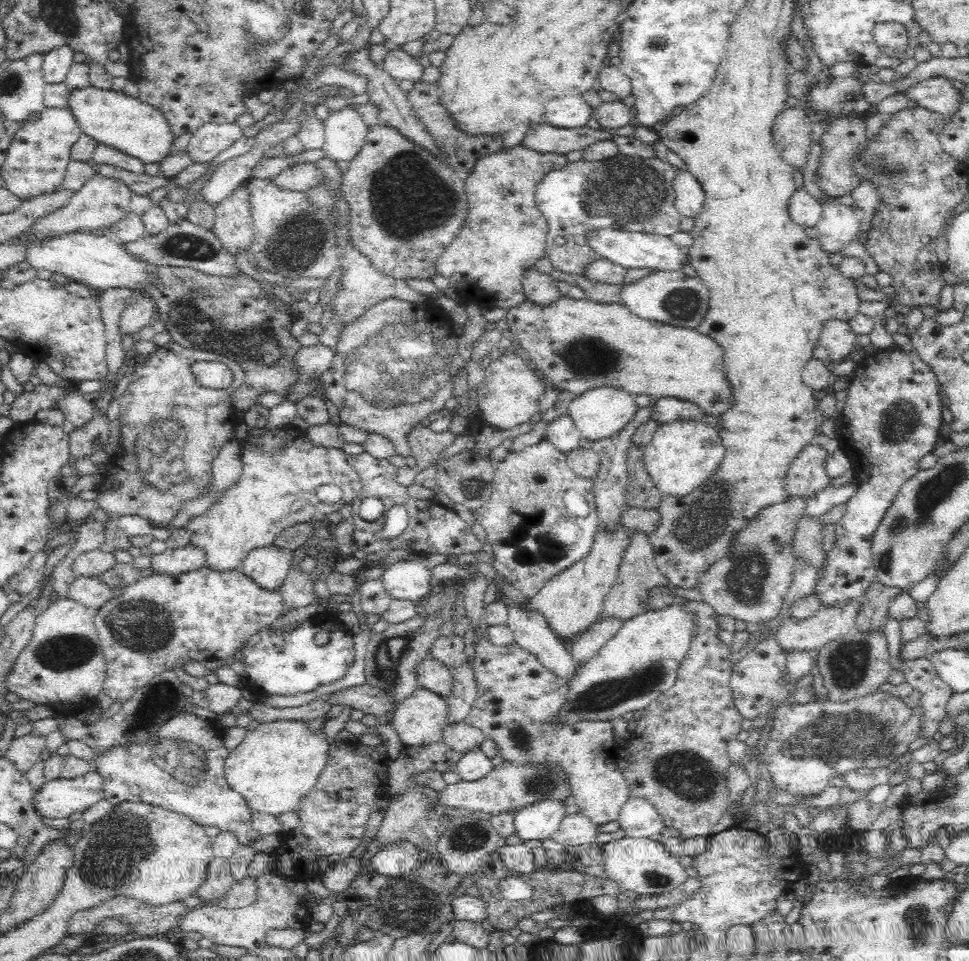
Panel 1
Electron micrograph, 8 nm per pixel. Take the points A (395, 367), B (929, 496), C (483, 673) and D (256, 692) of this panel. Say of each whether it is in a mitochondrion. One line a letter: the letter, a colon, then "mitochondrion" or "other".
A: mitochondrion
B: mitochondrion
C: other
D: other

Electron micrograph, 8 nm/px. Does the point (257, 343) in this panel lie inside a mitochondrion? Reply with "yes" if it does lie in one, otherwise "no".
yes

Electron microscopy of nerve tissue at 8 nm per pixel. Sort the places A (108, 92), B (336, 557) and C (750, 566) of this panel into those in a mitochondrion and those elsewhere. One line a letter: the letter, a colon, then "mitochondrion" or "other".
A: other
B: other
C: mitochondrion

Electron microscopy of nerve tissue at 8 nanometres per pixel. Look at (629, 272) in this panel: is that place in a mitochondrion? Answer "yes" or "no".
no

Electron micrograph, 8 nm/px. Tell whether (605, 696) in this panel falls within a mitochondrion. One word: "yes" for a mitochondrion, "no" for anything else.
yes

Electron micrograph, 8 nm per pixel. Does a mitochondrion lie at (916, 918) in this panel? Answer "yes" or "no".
yes

